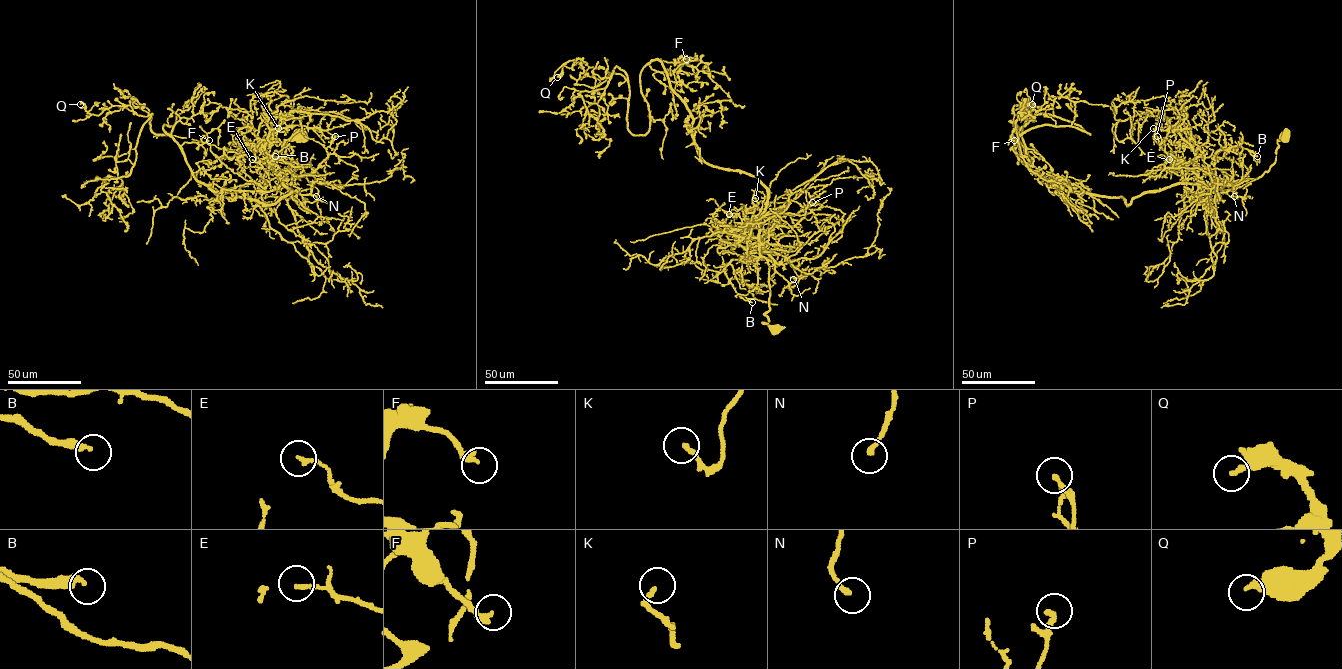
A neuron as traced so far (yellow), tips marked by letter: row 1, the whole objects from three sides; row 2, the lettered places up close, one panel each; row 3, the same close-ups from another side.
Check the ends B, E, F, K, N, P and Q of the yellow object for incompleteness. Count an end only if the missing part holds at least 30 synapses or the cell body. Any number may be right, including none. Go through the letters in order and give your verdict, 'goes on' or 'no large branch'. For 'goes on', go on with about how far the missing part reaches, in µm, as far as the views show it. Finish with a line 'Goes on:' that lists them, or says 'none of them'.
B: goes on | 40 µm
E: no large branch
F: no large branch
K: no large branch
N: no large branch
P: no large branch
Q: no large branch
Goes on: B

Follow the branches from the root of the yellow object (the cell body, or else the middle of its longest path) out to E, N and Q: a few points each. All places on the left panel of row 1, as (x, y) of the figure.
E: (297, 134), (285, 141), (292, 150), (292, 184), (282, 184), (271, 160), (261, 165), (265, 171), (252, 159)
N: (297, 134), (285, 141), (292, 150), (288, 169), (292, 179), (283, 185), (297, 193), (314, 186), (316, 196)
Q: (297, 134), (290, 192), (263, 204), (198, 181), (152, 114), (80, 104)

